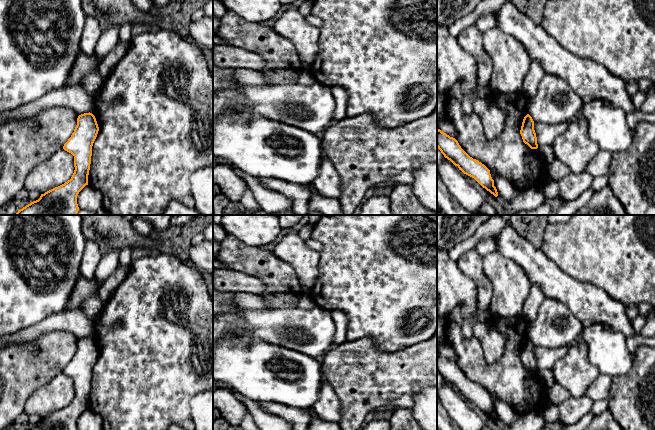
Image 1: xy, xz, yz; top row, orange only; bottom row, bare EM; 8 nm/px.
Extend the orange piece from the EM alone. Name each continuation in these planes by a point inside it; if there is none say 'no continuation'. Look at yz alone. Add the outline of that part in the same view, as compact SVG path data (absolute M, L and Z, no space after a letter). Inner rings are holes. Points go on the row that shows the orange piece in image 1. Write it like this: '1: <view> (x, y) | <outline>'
no continuation

